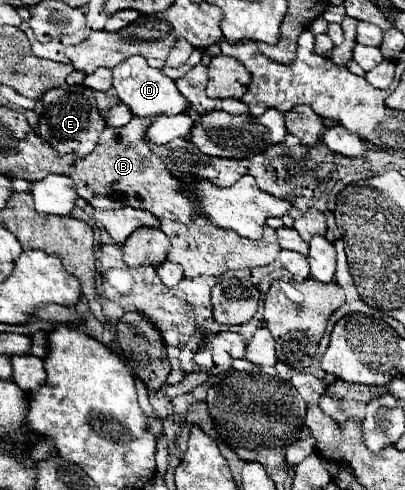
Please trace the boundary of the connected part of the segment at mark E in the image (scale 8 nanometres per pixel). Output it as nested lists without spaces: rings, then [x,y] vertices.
[[[66,85],[66,87],[50,89],[42,97],[42,105],[44,105],[44,111],[36,127],[38,137],[42,137],[50,147],[54,147],[58,155],[74,153],[78,157],[86,157],[96,145],[98,133],[106,127],[104,119],[98,115],[94,91],[88,87],[80,87],[80,85],[72,85],[72,87]]]

